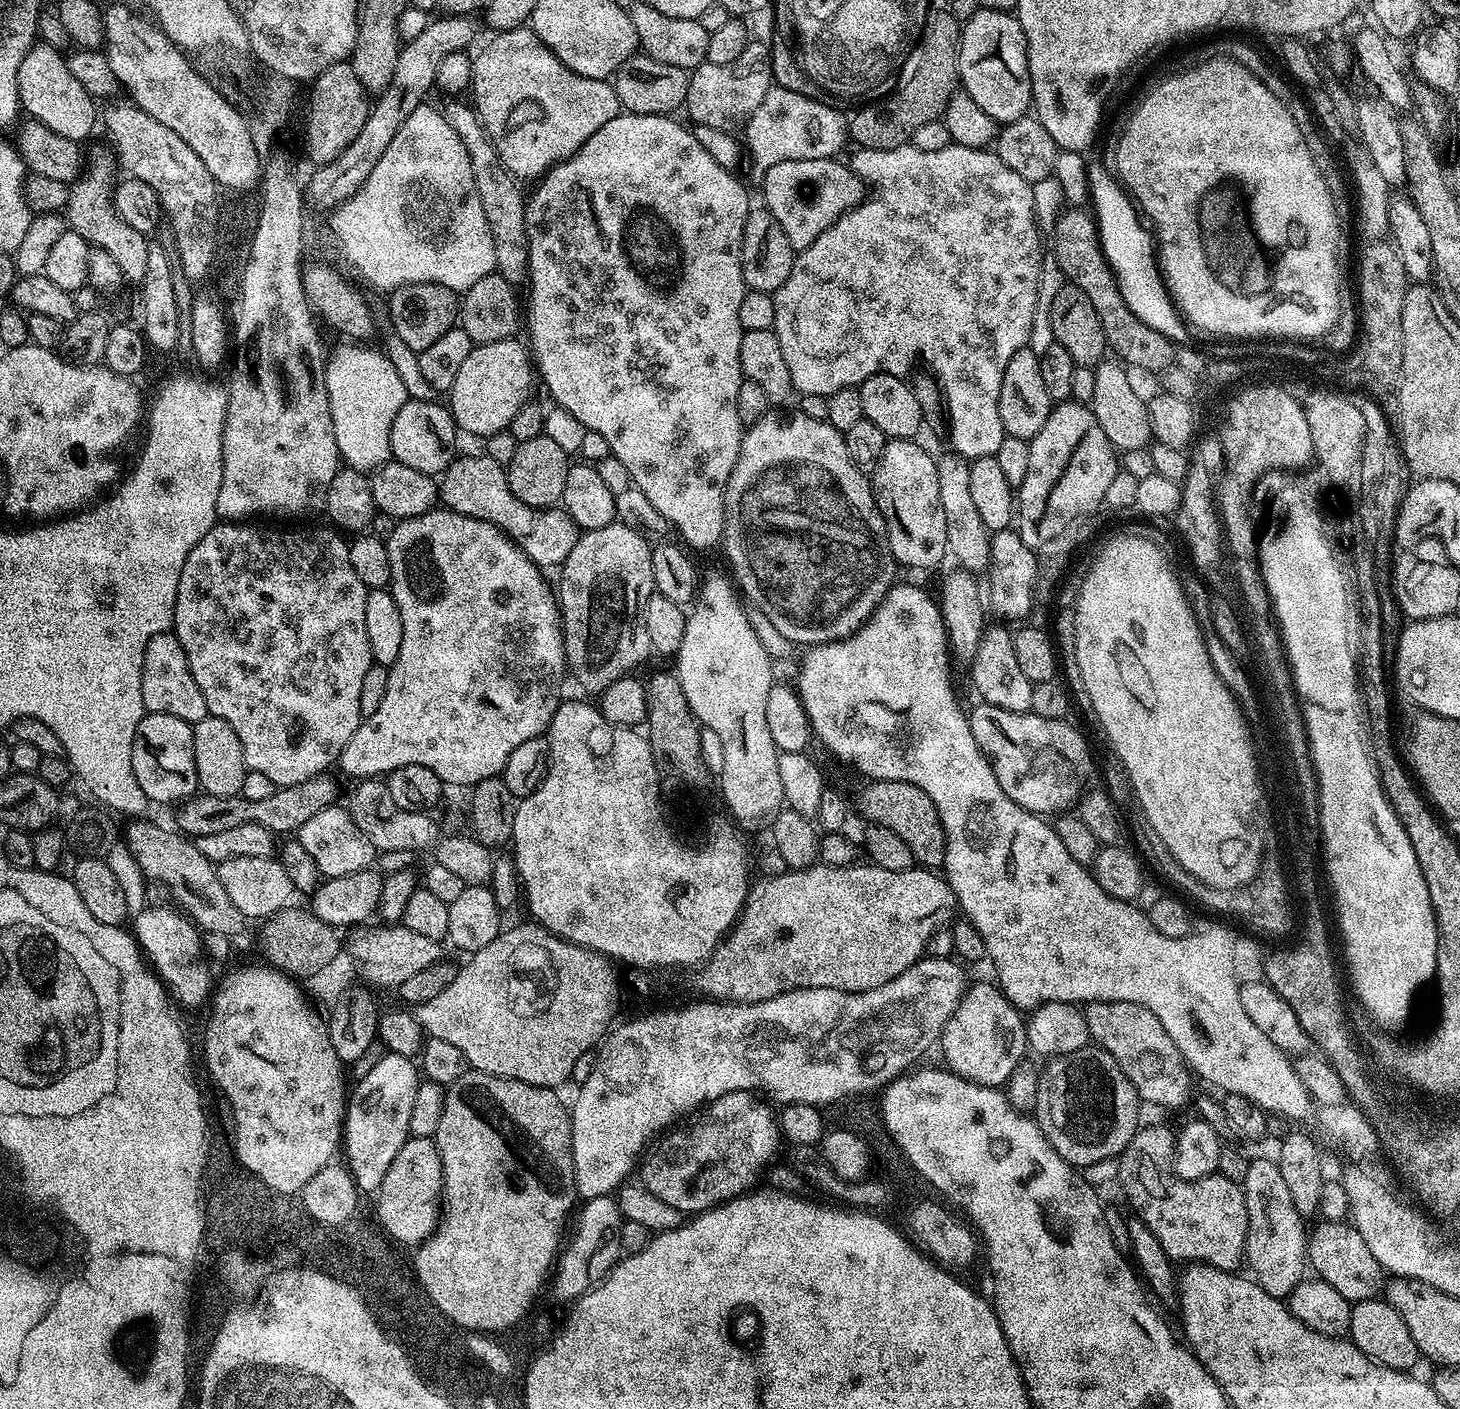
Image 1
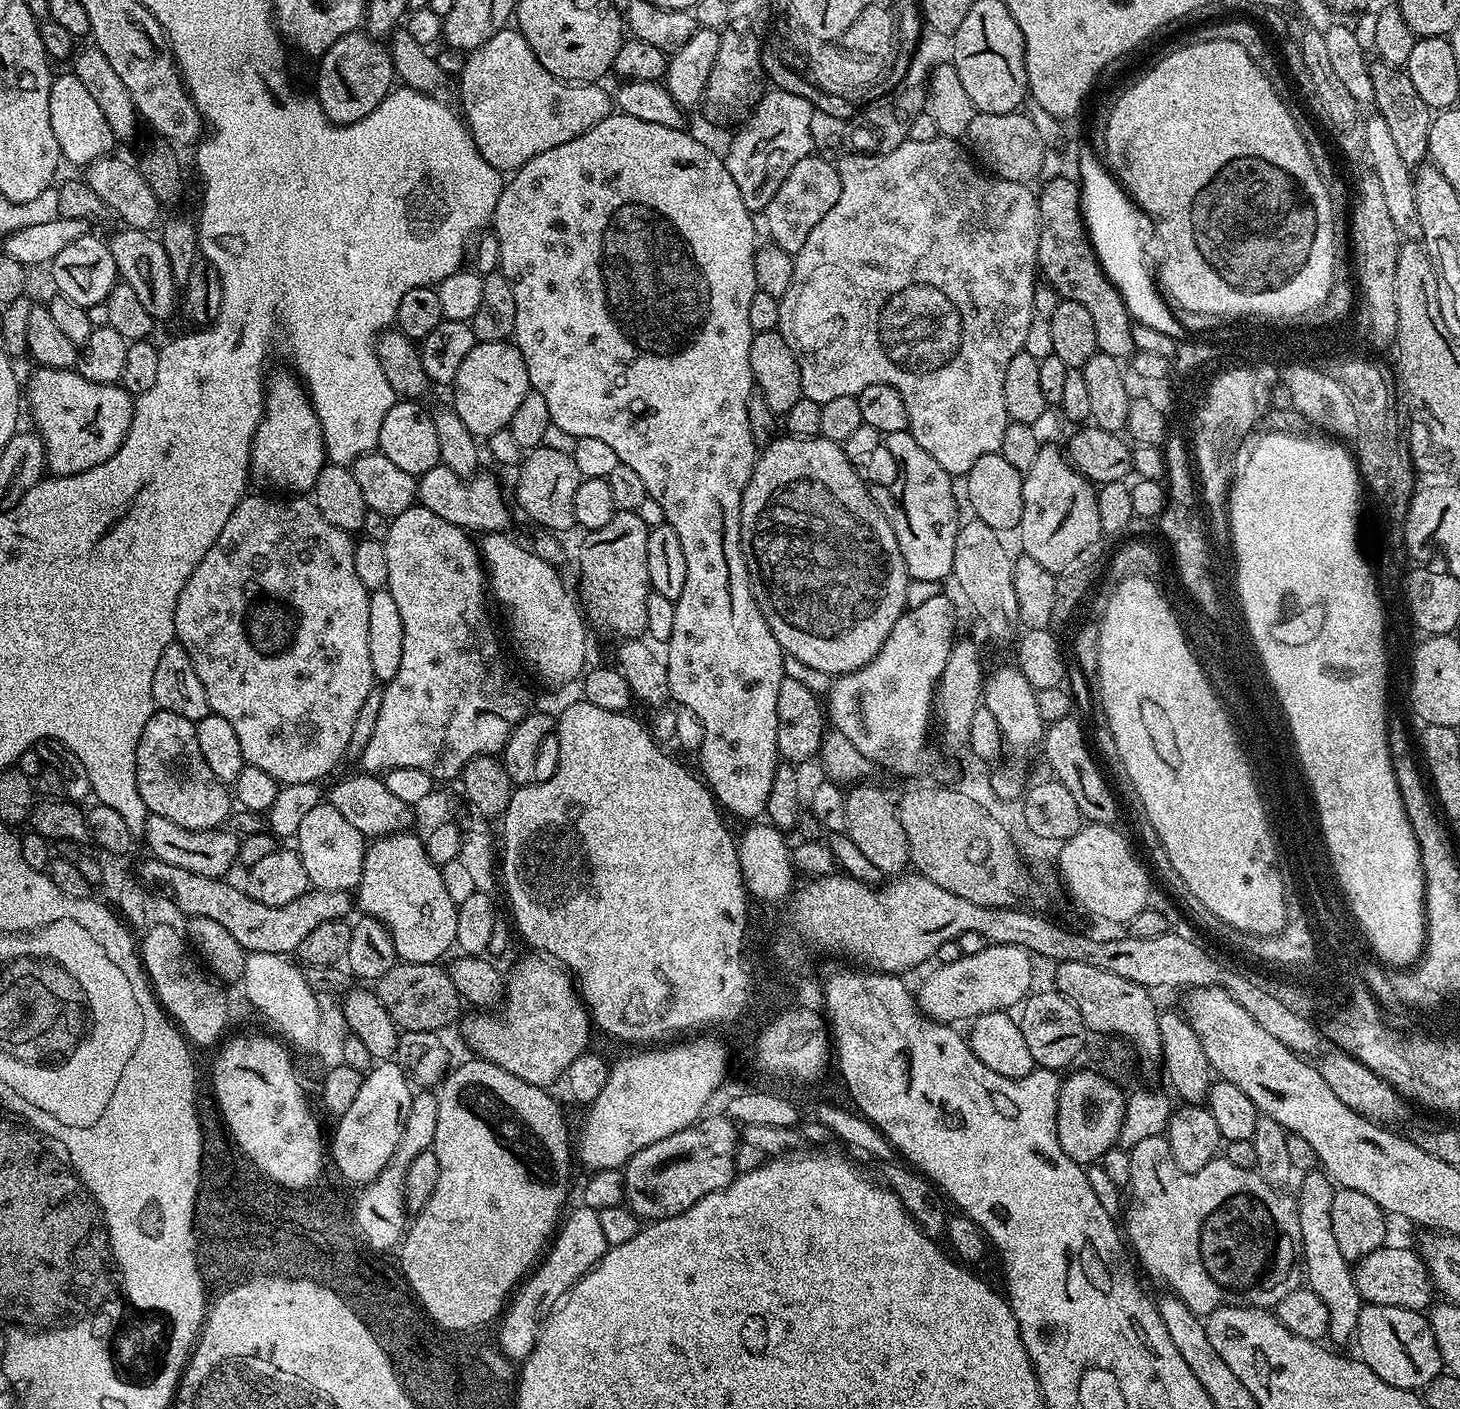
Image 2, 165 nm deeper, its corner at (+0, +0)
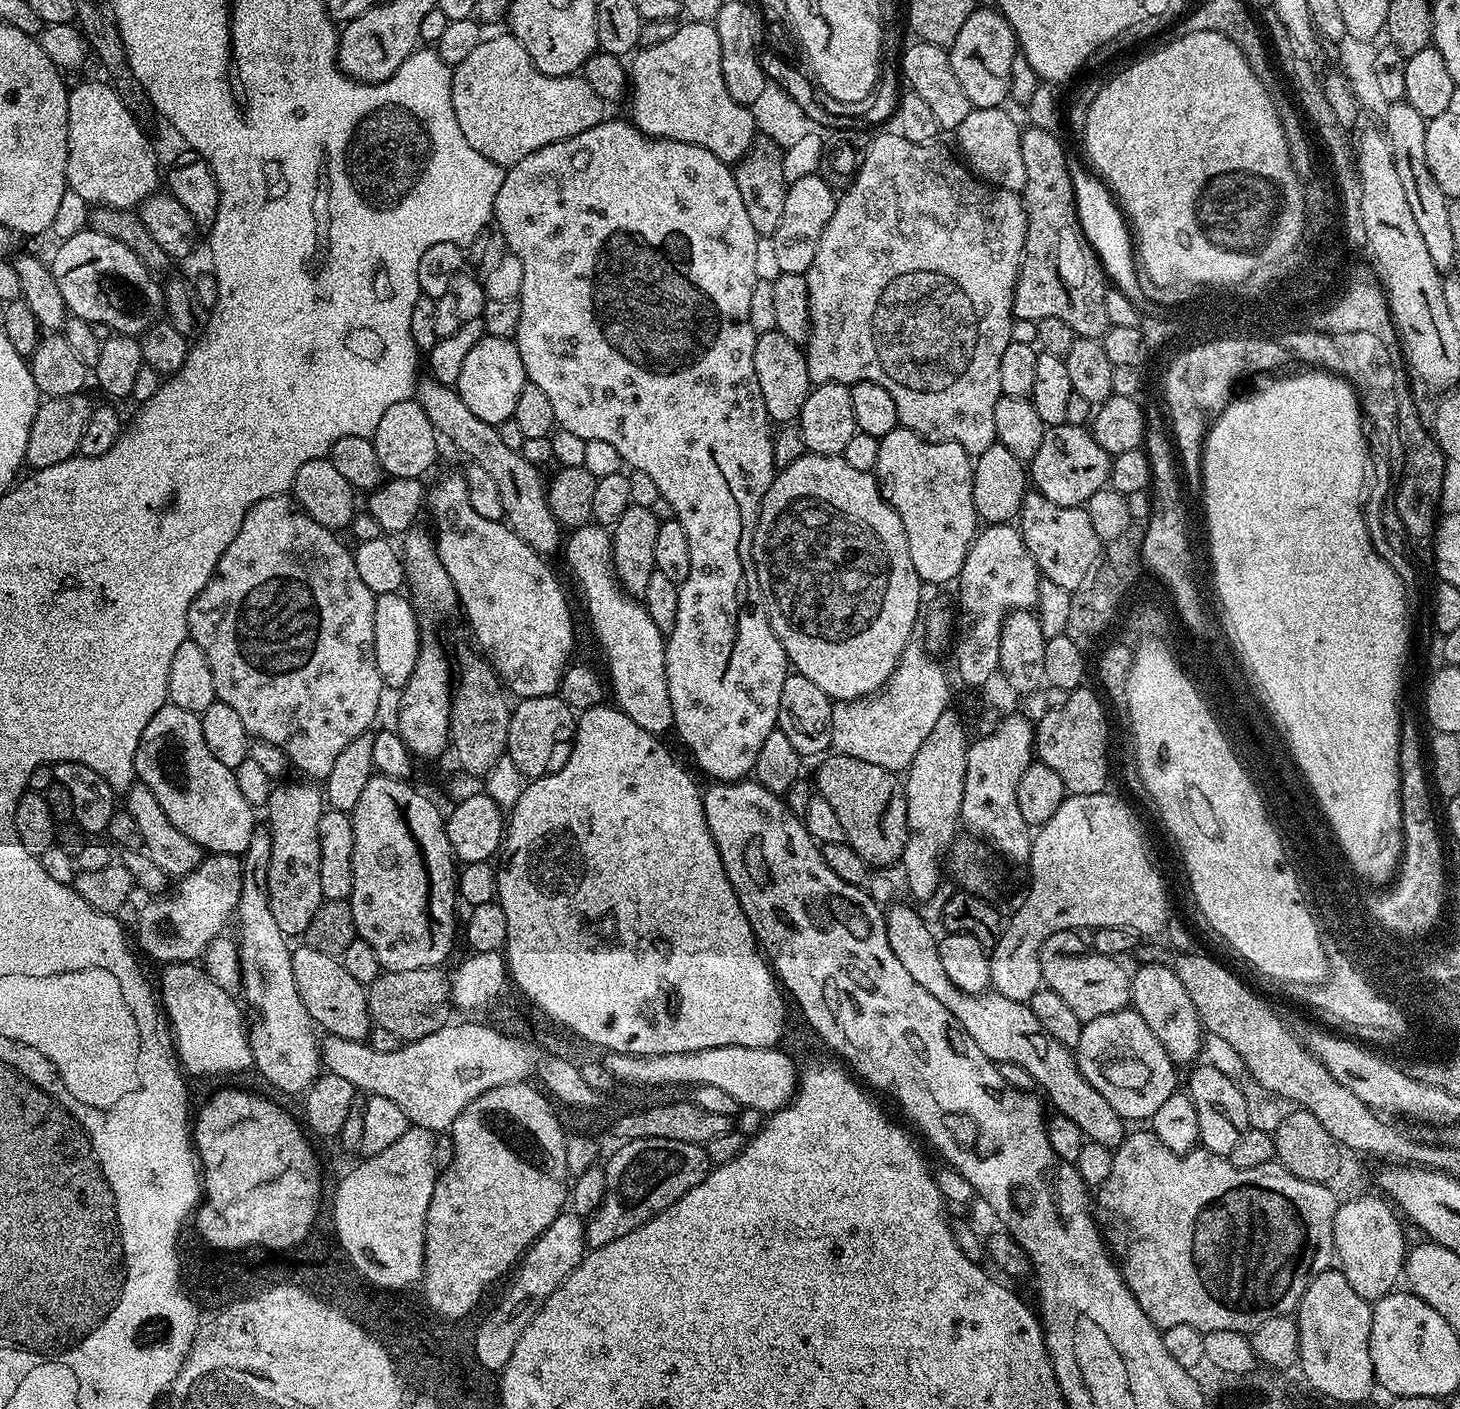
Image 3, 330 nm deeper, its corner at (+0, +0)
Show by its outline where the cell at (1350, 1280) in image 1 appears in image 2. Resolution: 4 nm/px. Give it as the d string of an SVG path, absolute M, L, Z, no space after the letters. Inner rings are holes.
M1381 1246L1355 1261L1352 1280L1364 1304L1402 1306L1424 1310L1433 1303L1434 1287L1425 1259L1412 1248Z

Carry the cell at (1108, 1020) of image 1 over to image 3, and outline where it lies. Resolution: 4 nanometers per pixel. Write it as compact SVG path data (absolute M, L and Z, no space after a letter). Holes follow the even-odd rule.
M1079 931L1055 932L1042 942L1040 947L1040 978L1041 981L1082 1022L1105 1016L1107 1012L1123 1012L1129 1007L1131 996L1131 979L1129 969L1120 965L1119 959L1104 956L1096 951L1087 939L1083 940Z

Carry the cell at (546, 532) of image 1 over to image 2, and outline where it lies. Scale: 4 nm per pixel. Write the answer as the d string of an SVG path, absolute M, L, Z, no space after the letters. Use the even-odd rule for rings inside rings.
M444 463L435 464L433 468L426 470L426 474L418 477L416 495L419 507L434 510L438 518L446 518L446 522L472 534L504 532L508 524L508 508L504 505L504 492L490 473L483 472L465 478L448 469Z

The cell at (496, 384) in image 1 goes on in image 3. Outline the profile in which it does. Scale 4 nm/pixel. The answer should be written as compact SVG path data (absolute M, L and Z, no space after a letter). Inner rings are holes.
M485 334L478 346L470 350L454 387L471 413L484 422L497 426L512 419L514 406L518 406L518 394L522 394L525 383L522 354L518 354L515 339L507 340Z

